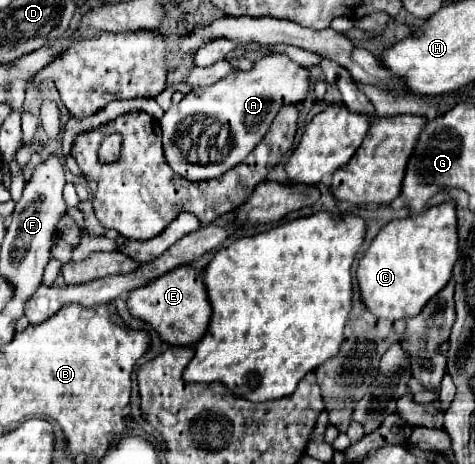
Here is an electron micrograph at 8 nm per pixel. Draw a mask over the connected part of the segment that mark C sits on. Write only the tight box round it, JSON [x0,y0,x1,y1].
[357,201,459,321]

